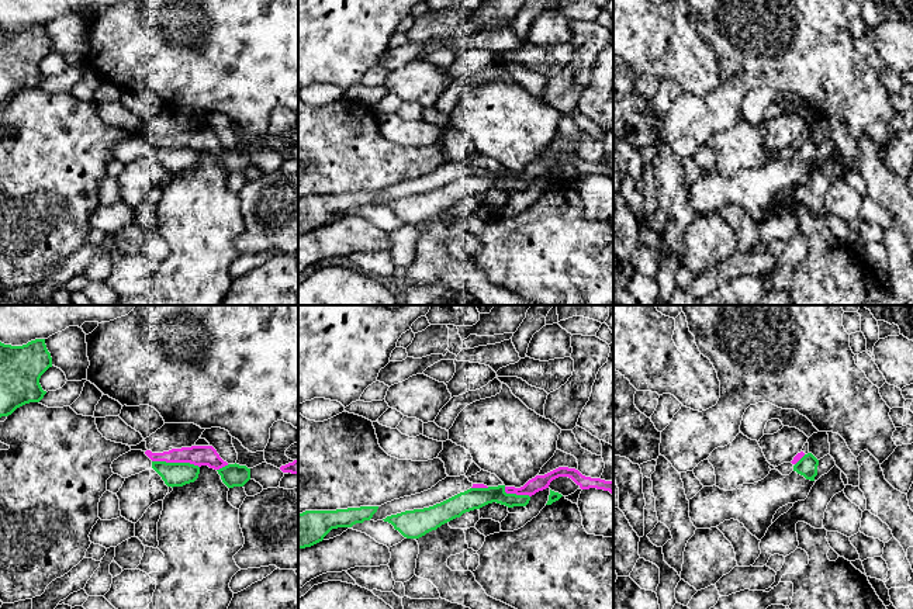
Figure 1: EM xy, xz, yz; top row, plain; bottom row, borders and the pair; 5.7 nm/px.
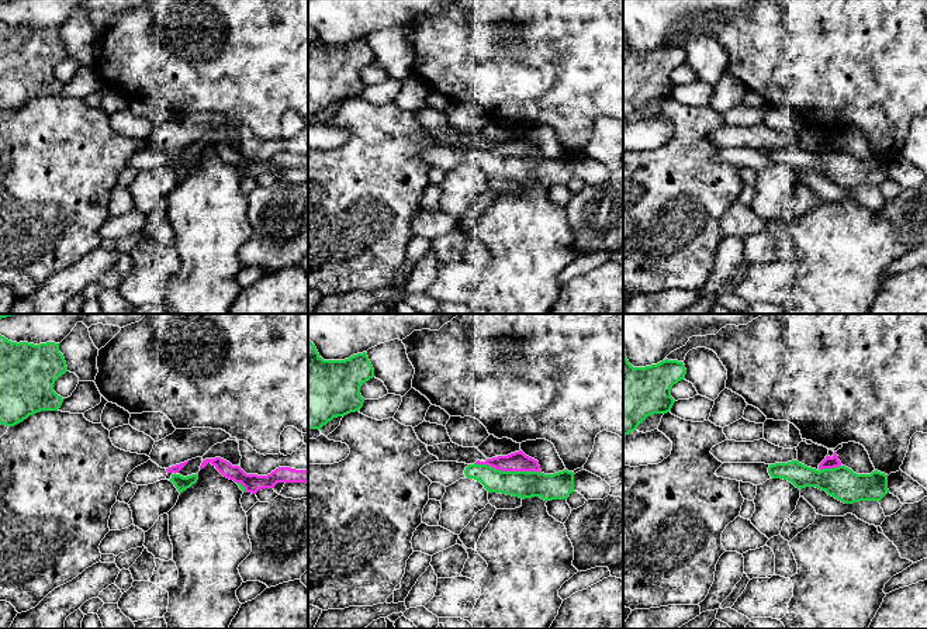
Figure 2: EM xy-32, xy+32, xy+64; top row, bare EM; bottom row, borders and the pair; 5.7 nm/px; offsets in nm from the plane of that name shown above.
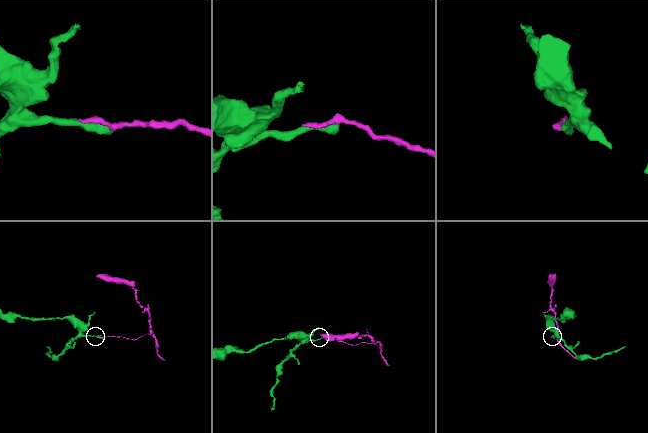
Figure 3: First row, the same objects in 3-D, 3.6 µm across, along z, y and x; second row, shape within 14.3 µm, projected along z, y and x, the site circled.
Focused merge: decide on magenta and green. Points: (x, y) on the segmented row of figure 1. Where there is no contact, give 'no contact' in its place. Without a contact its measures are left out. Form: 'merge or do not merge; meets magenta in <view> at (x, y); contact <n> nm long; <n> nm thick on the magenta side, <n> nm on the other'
do not merge; meets magenta in xy at (176, 462); contact 280 nm long; 110 nm thick on the magenta side, 140 nm on the other

